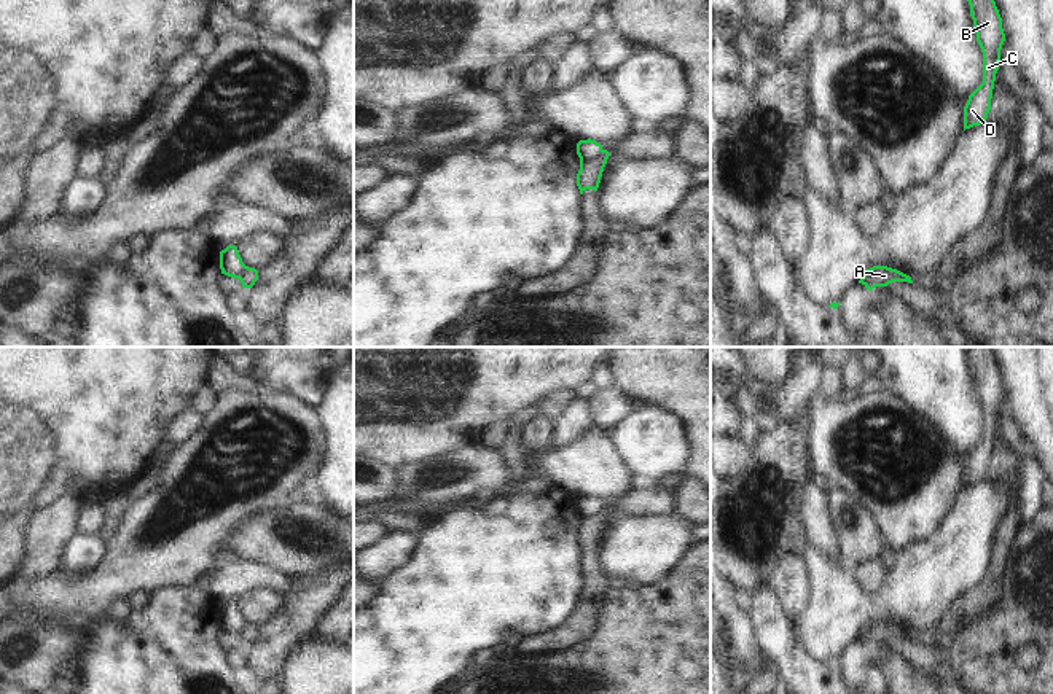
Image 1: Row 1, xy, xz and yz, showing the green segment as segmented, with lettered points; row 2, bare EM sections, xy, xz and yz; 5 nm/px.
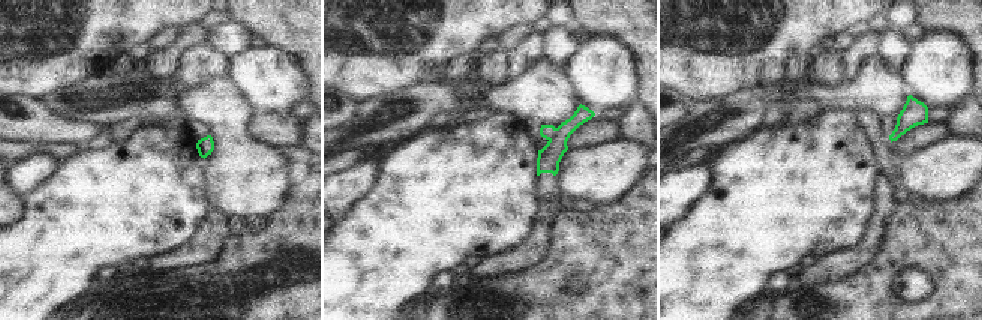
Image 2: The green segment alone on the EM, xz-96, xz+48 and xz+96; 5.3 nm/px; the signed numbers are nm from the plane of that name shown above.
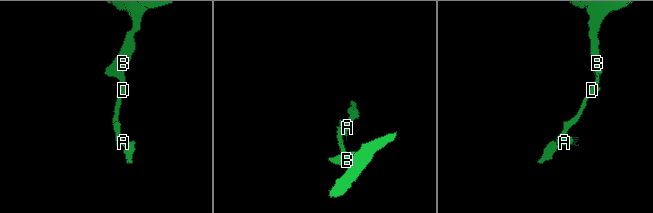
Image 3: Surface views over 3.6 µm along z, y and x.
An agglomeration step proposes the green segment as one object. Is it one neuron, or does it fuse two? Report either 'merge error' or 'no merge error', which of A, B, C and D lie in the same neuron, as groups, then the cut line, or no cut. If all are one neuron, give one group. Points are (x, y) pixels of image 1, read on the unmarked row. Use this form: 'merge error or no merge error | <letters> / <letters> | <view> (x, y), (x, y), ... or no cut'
merge error | A / B C D | xz (604, 506), (591, 516), (580, 518)

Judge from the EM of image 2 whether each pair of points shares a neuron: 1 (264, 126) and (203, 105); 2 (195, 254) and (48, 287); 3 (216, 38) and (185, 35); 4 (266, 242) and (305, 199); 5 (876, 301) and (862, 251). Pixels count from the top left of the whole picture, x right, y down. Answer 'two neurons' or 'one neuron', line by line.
1: two neurons
2: two neurons
3: two neurons
4: one neuron
5: two neurons

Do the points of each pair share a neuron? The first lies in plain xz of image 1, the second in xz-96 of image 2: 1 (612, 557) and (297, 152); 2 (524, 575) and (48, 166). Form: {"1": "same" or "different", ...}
{"1": "different", "2": "different"}

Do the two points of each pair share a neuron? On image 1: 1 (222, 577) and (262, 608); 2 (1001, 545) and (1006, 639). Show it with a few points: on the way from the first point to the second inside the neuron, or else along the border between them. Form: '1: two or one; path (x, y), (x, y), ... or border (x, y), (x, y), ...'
1: two; border (281, 592), (268, 589), (246, 591), (236, 602)
2: two; border (1012, 540), (1001, 596), (985, 610)

